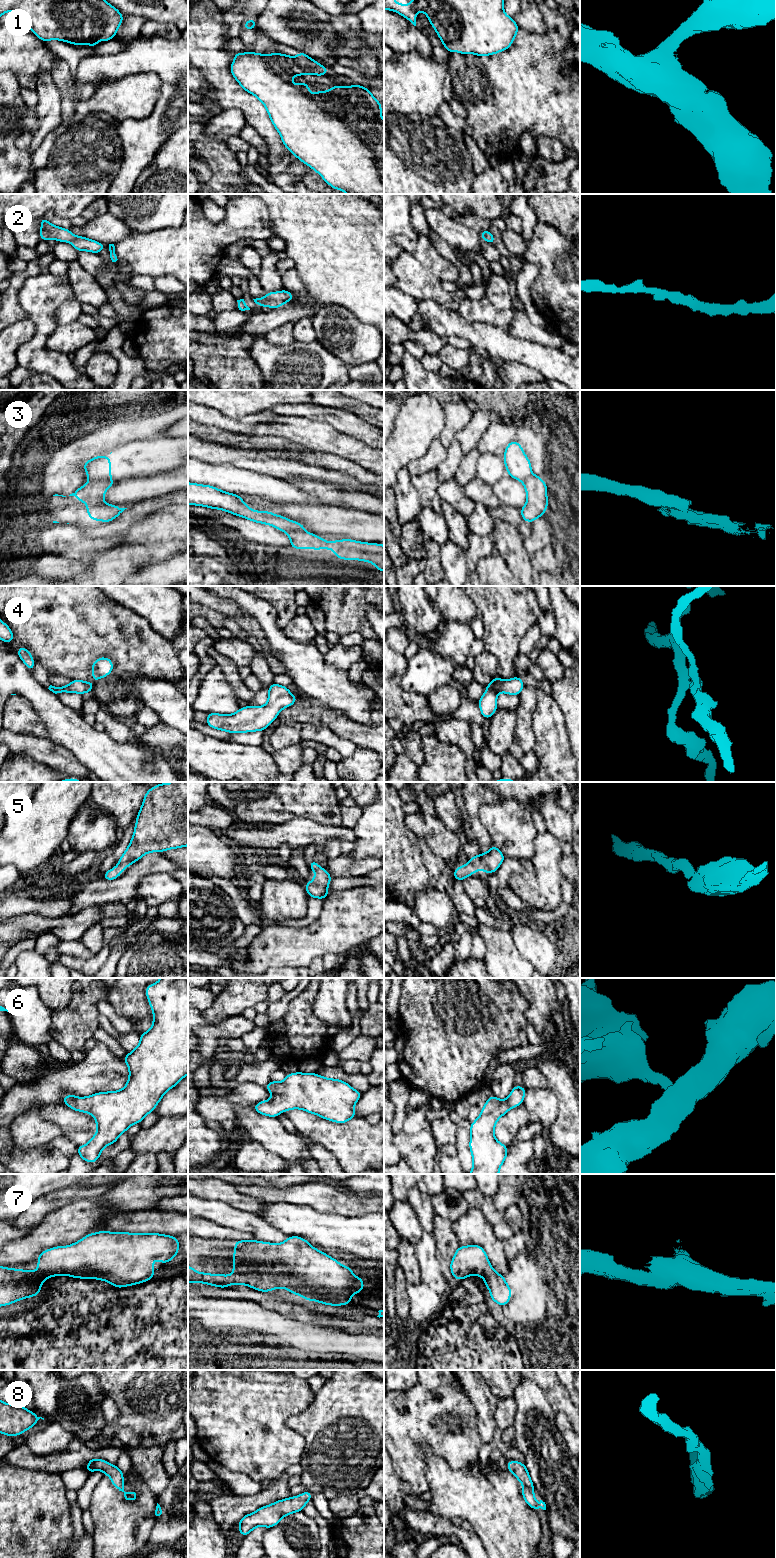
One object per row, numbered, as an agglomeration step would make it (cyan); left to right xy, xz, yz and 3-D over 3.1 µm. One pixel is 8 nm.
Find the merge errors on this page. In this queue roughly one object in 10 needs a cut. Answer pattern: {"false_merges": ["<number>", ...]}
{"false_merges": ["3"]}

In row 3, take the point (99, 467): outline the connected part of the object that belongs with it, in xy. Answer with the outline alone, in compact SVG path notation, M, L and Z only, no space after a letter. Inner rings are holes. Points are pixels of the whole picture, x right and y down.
M96 456L83 465L88 480L111 479L111 460L109 456Z

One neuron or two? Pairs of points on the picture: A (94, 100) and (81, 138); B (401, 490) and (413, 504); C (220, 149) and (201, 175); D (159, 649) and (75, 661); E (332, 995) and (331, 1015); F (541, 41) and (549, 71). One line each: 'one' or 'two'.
A: two
B: one
C: two
D: one
E: one
F: one

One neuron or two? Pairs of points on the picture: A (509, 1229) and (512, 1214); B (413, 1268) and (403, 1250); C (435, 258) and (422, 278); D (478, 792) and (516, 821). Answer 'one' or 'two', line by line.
A: one
B: one
C: two
D: two

